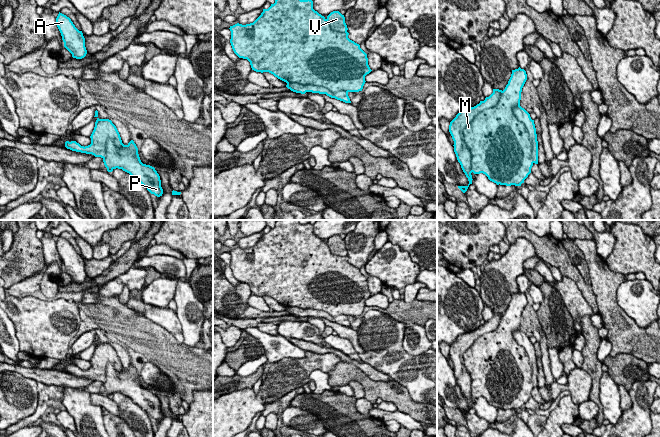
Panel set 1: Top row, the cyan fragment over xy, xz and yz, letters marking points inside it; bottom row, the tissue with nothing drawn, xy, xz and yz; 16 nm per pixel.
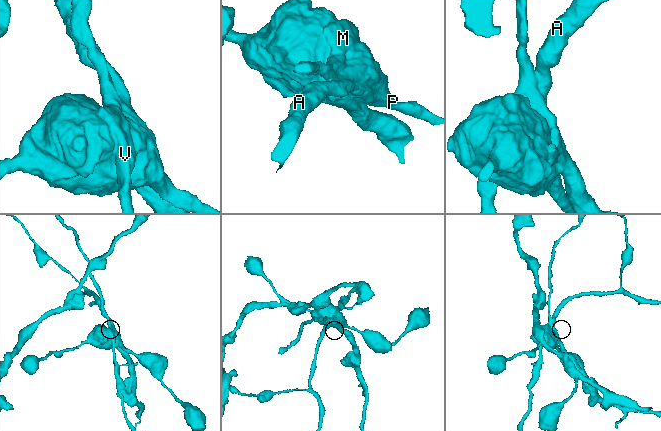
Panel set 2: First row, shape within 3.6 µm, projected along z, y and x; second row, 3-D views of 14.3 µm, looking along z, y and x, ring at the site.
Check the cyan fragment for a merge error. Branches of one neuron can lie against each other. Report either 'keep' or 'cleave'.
cleave

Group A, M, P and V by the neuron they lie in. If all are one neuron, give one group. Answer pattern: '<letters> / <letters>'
A M P / V

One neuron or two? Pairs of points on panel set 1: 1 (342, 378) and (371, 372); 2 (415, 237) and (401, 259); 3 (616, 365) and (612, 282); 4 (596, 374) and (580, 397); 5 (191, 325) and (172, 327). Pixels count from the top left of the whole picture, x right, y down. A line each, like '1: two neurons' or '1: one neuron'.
1: two neurons
2: two neurons
3: two neurons
4: two neurons
5: two neurons

